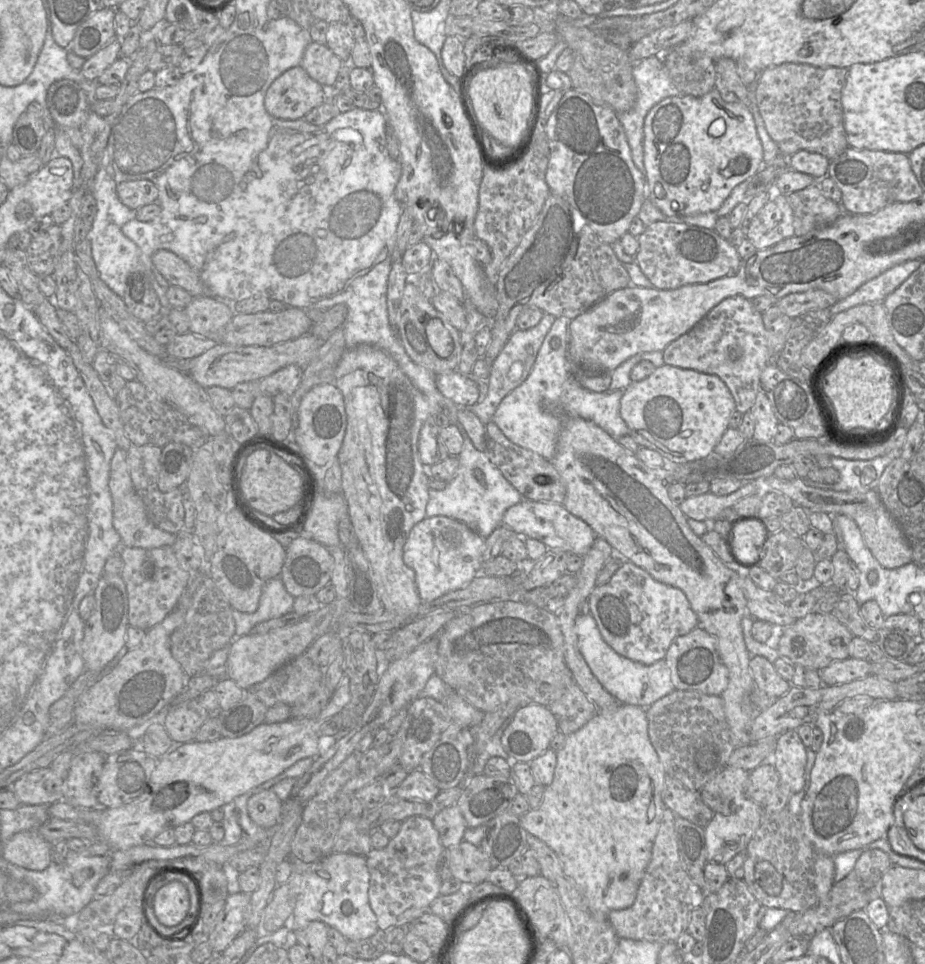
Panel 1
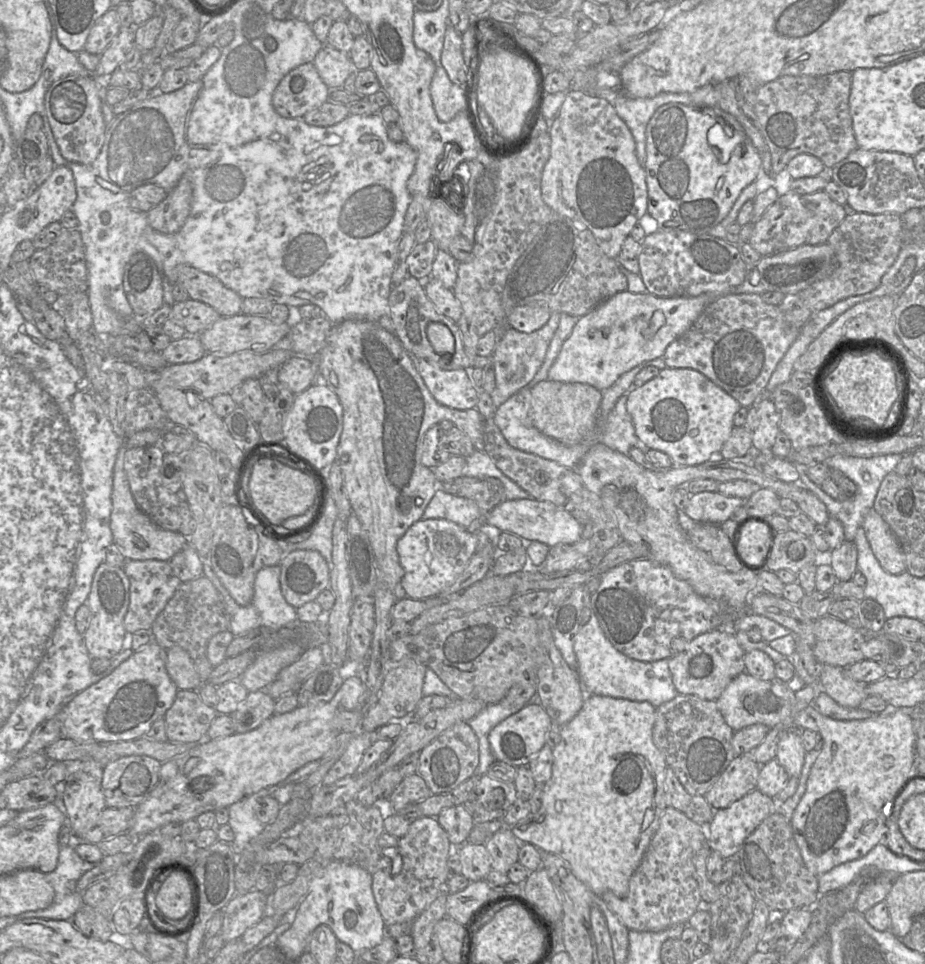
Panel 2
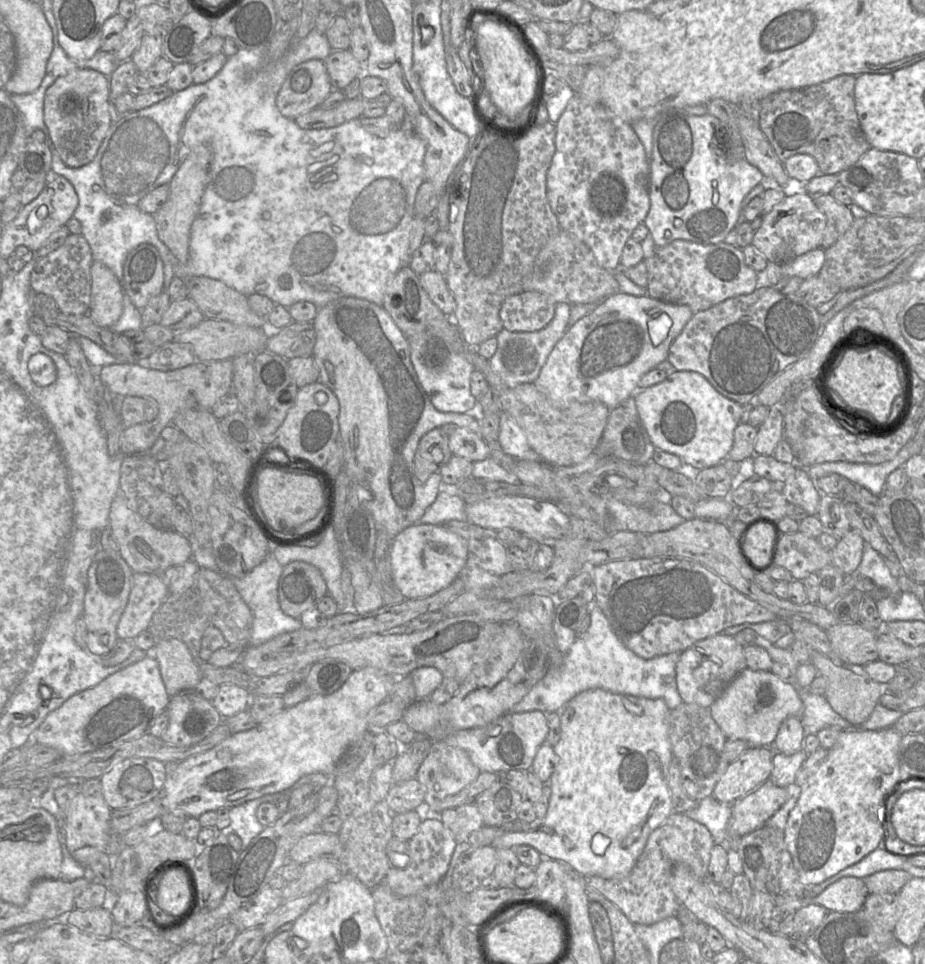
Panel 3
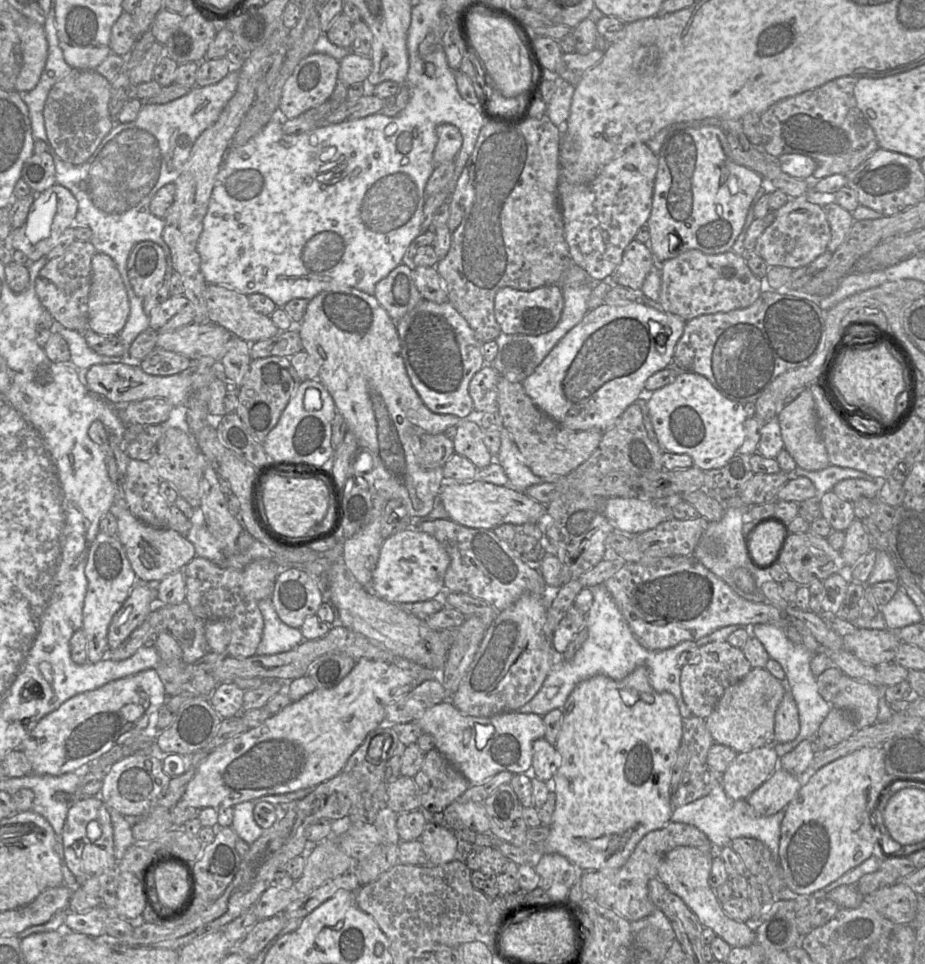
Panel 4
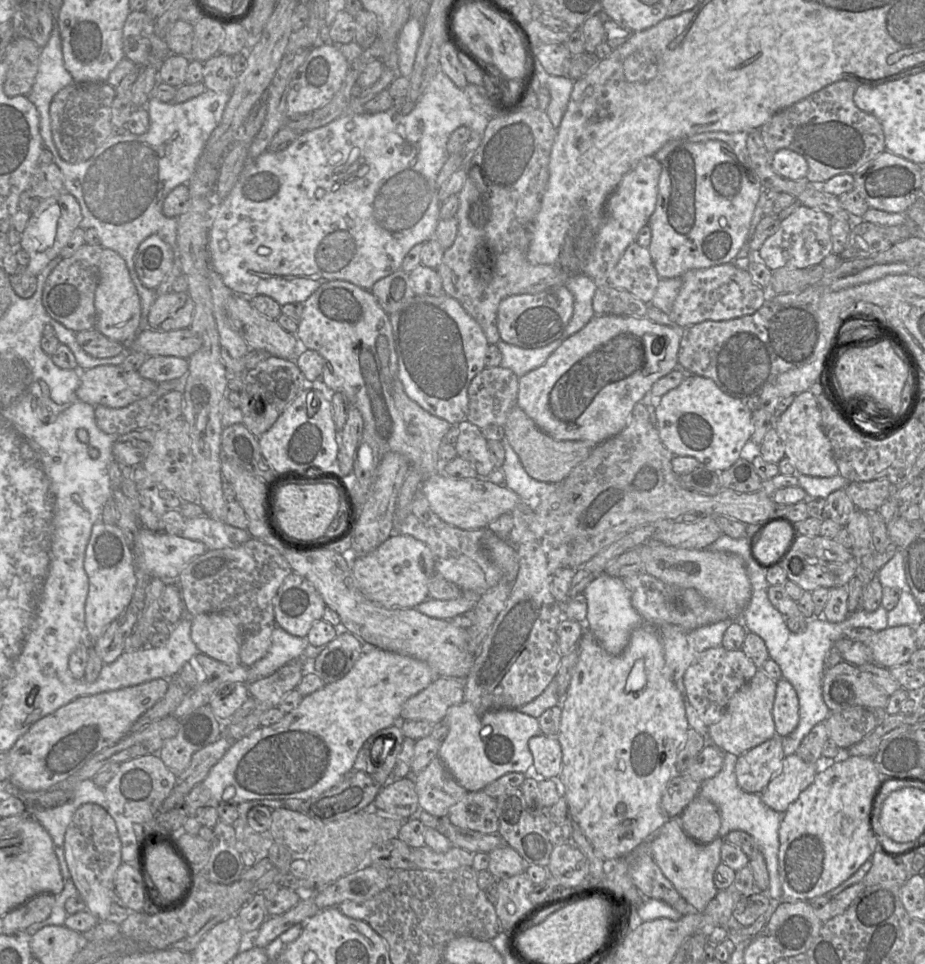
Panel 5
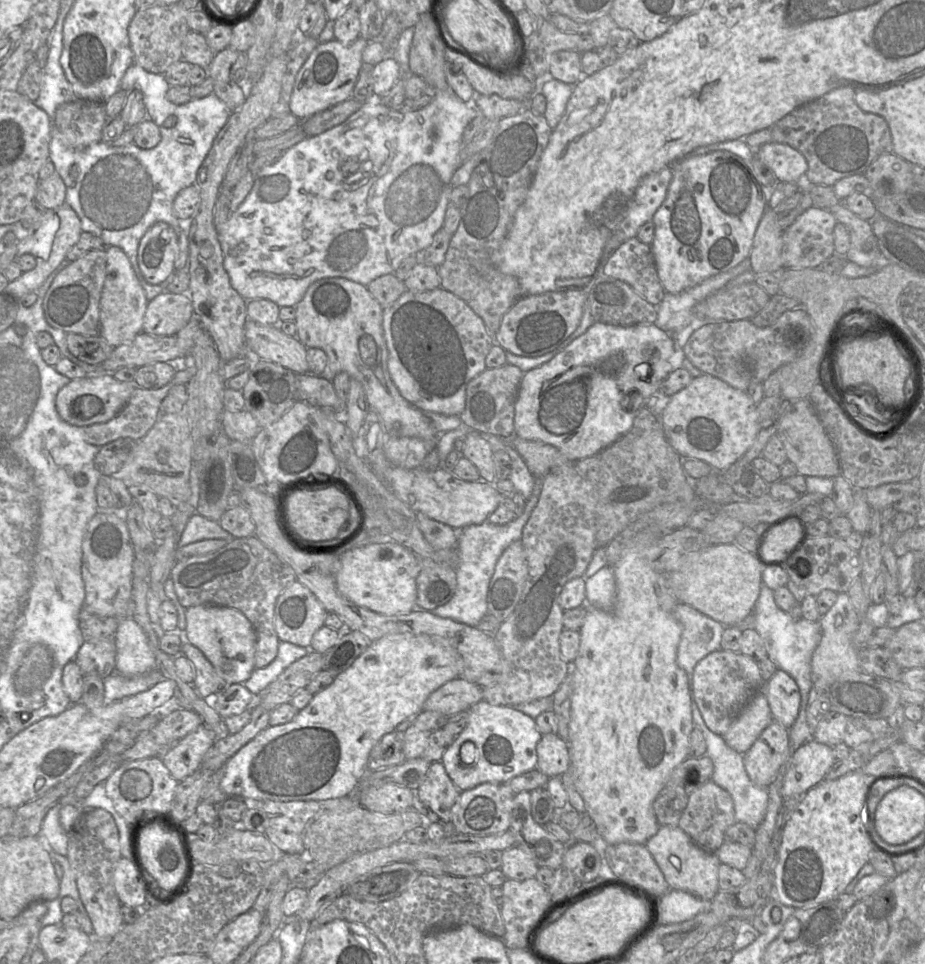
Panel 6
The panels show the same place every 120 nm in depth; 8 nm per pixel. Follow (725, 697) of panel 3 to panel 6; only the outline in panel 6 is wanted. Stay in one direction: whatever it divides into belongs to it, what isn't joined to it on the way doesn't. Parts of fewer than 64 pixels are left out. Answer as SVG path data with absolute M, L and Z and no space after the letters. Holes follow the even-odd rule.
M763 684L762 689L753 696L722 738L730 748L744 754L772 721L774 719Z

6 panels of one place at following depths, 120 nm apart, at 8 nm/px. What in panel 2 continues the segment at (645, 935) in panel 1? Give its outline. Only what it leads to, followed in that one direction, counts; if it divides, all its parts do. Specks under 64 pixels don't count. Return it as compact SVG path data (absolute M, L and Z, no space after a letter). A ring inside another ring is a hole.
M672 807L665 808L659 827L629 880L627 896L619 898L610 891L601 895L607 907L626 928L639 932L661 932L676 925L688 925L690 917L703 907L690 840L695 833L706 834L705 827Z

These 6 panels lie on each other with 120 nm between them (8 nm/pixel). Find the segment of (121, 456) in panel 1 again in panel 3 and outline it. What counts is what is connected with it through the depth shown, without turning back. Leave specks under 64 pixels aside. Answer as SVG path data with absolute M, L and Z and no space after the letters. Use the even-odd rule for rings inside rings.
M119 492L112 502L109 527L118 544L119 554L135 573L162 574L170 567L193 559L189 539L174 530L159 529L147 522L134 511L122 492Z

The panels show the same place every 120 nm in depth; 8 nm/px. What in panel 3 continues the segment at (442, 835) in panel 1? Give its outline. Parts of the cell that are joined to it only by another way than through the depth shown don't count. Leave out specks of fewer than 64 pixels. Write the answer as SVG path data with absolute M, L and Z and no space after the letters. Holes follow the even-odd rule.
M472 803L446 809L438 817L457 841L464 841L474 831L484 826L483 817Z

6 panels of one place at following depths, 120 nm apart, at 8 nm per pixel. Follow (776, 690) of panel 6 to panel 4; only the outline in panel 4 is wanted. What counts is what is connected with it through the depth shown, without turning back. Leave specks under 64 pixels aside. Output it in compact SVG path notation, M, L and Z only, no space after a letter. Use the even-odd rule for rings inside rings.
M787 690L775 712L775 743L787 743L794 740L799 730L798 708L791 692Z

